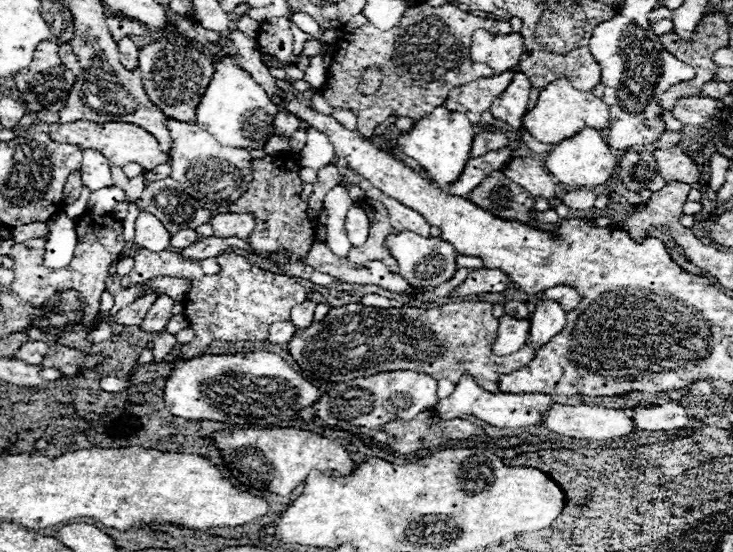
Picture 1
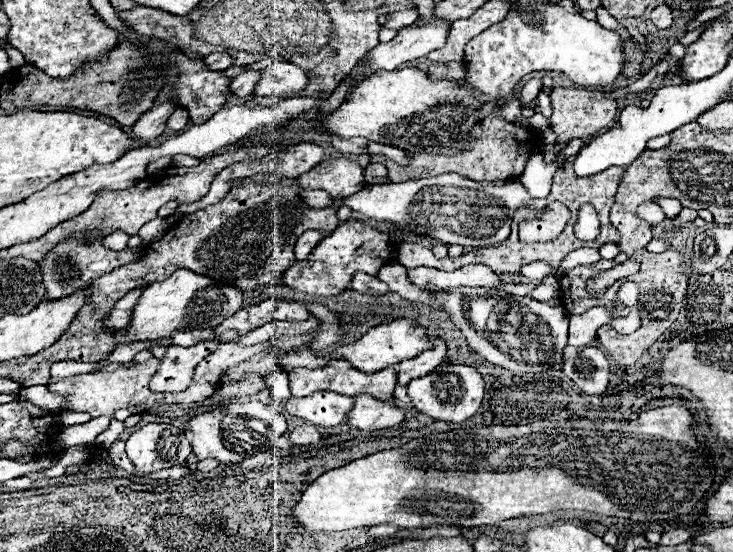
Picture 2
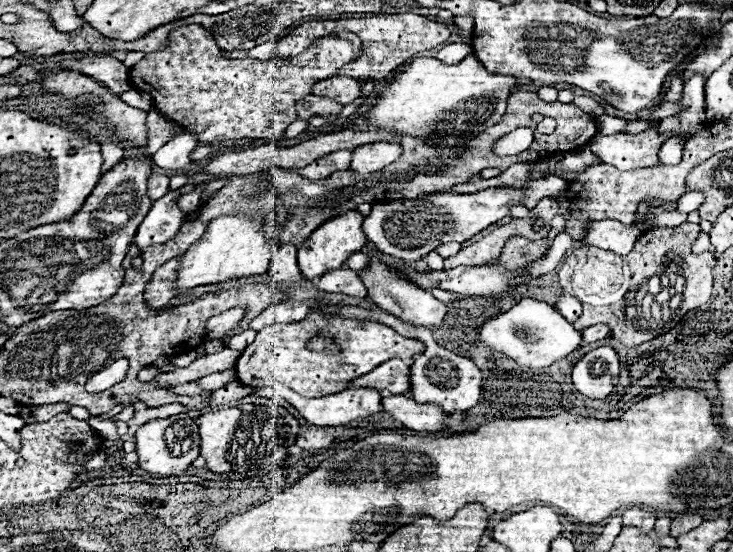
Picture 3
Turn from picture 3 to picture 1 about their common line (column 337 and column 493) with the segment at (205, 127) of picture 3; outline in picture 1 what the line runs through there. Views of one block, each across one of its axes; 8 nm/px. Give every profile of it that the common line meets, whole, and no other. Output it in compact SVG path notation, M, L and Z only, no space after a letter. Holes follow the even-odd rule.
M476 30L472 34L470 62L480 62L492 66L494 74L512 70L520 62L524 50L524 40L520 34L490 34L488 30Z

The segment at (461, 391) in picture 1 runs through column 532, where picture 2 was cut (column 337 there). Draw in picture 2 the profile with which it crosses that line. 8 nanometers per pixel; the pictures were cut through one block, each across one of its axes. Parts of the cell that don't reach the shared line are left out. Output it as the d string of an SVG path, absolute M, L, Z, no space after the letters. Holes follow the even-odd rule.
M314 392L312 396L290 398L284 402L284 410L290 416L304 418L324 428L334 428L342 424L352 406L354 398L336 392Z

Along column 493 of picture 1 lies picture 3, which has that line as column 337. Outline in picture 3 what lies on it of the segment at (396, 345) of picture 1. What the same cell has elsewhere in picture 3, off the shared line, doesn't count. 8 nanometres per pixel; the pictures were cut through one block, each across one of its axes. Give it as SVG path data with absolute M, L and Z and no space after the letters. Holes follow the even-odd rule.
M314 308L304 320L296 324L272 324L258 332L256 340L240 354L236 362L236 378L244 386L264 386L272 380L278 380L292 388L302 396L326 396L346 390L348 384L372 372L376 366L390 358L410 358L420 354L424 344L418 340L402 338L394 328L372 322L372 320L356 320L342 316L328 316L320 308ZM318 332L330 334L330 338L340 346L338 354L320 354L308 350L308 342L318 336Z

